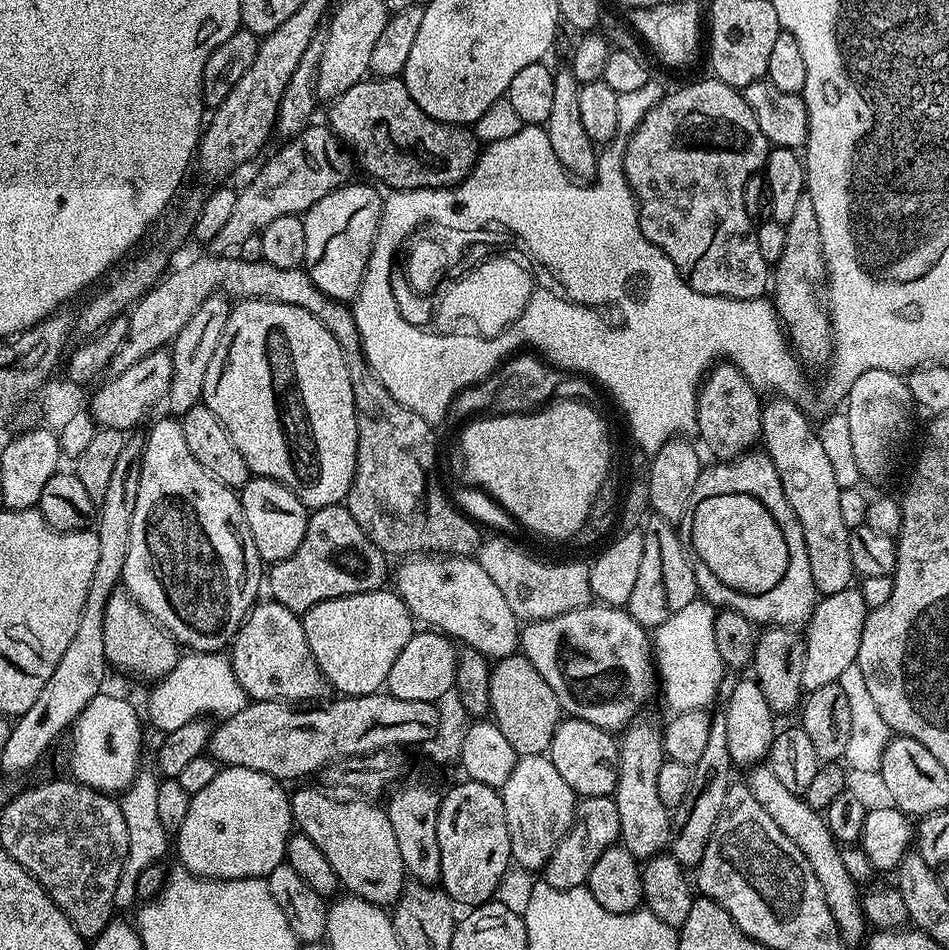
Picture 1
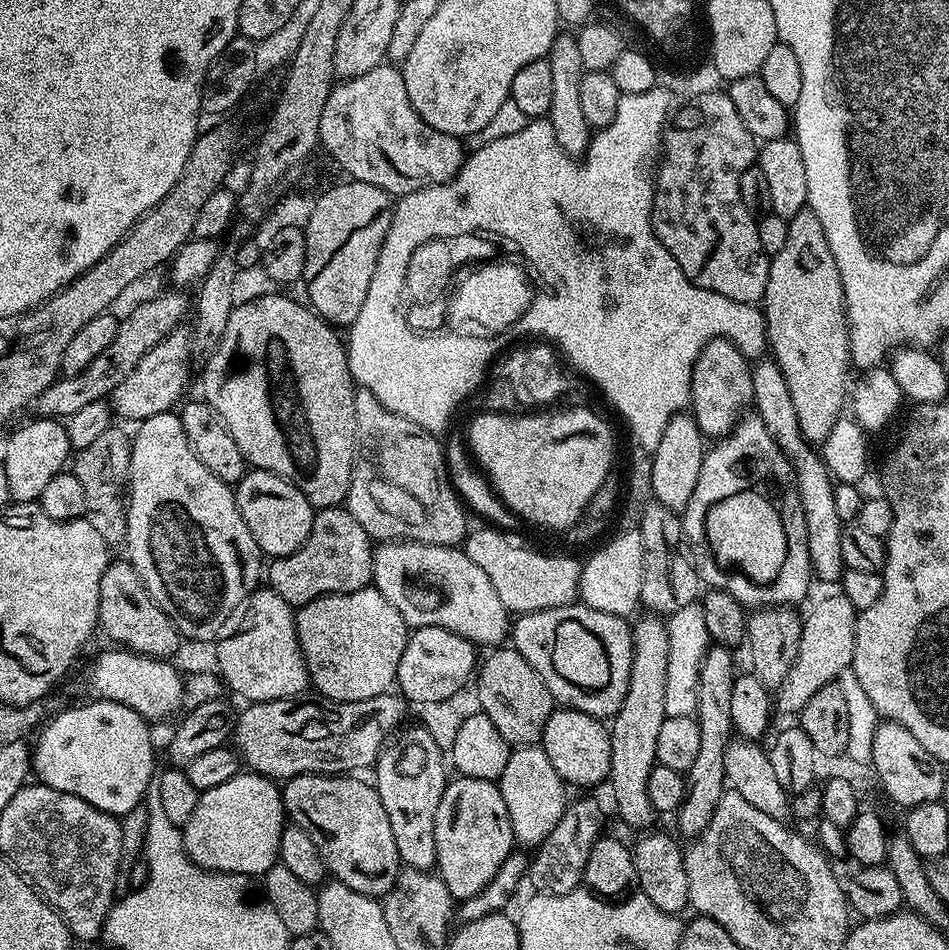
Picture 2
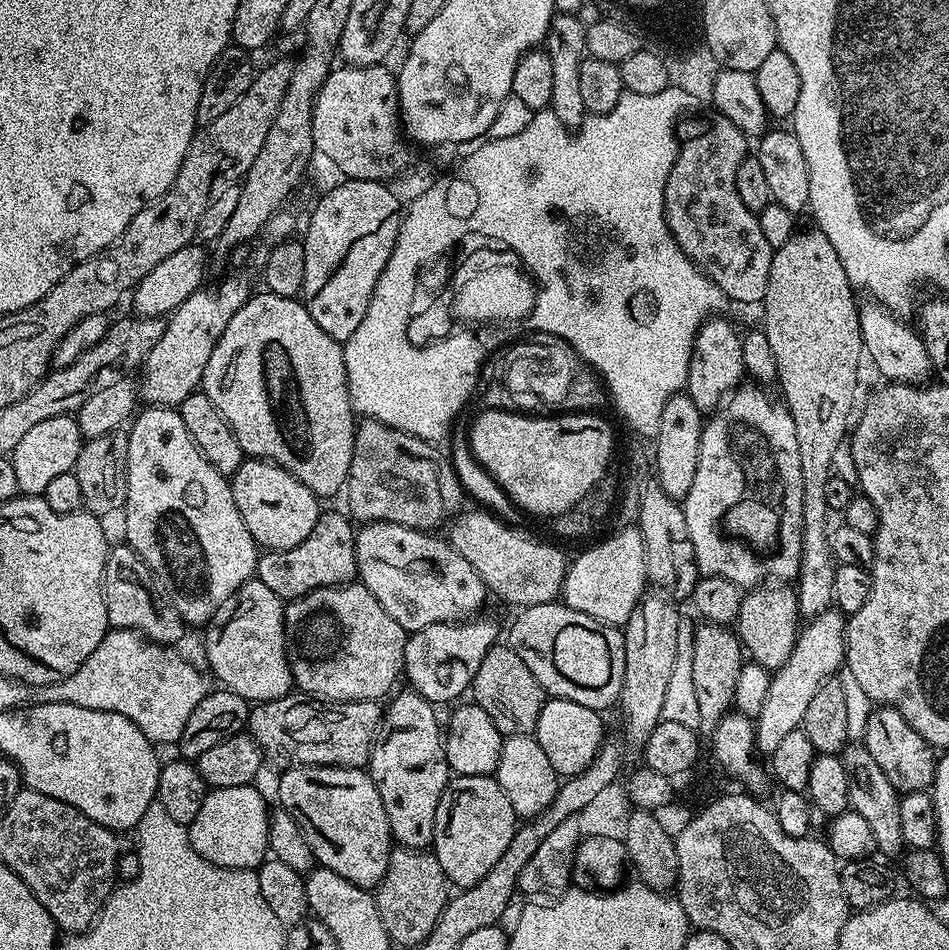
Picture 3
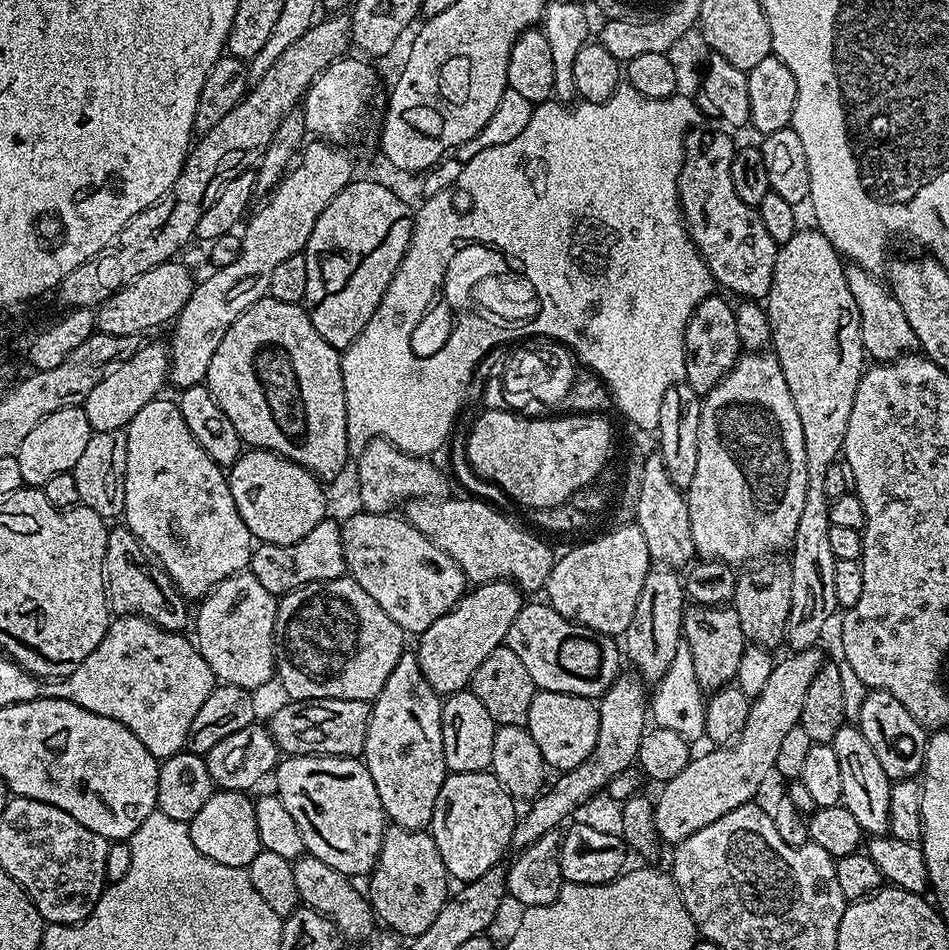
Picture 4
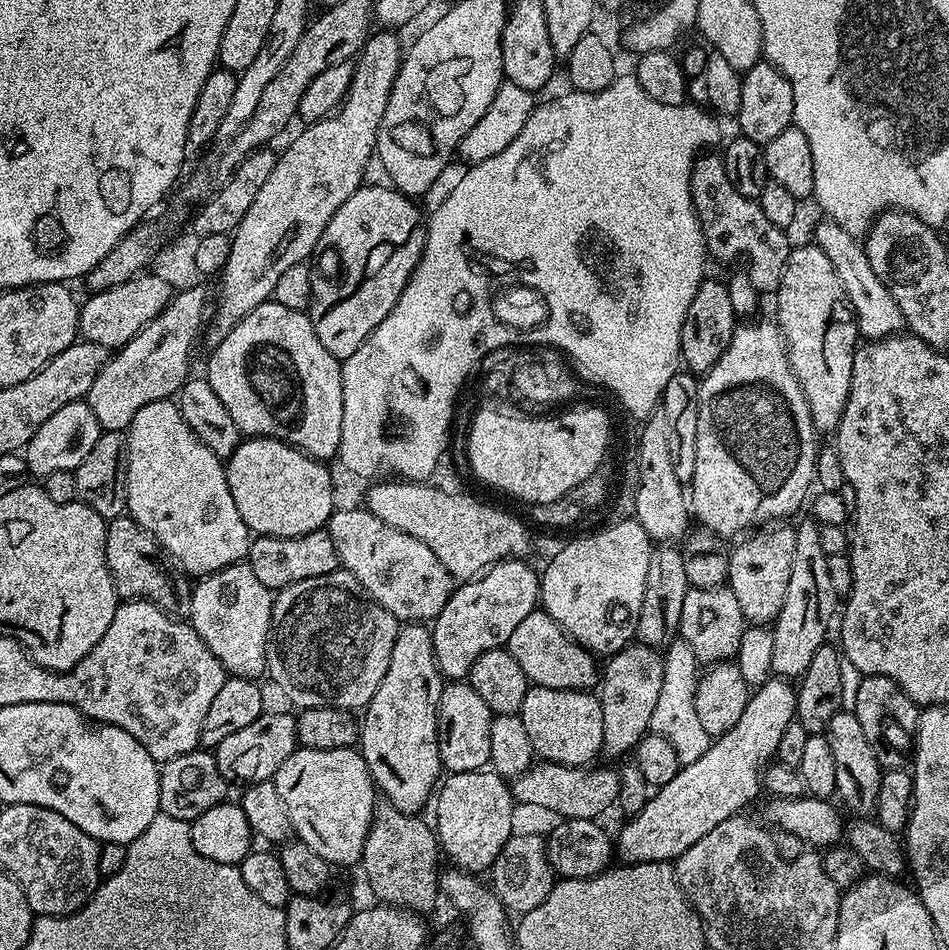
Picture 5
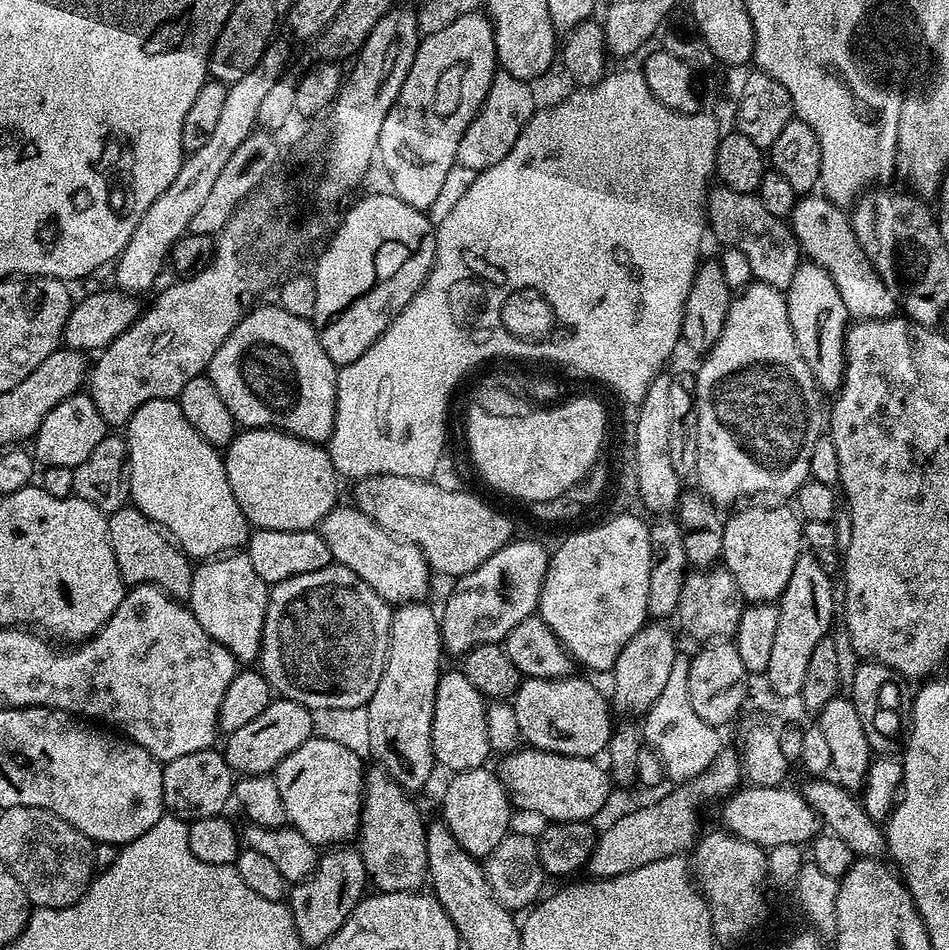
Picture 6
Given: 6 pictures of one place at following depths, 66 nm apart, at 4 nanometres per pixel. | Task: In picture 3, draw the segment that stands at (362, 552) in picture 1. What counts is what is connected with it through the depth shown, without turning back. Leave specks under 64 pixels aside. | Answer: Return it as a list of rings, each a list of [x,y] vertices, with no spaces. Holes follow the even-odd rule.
[[[321,511],[318,522],[314,522],[314,530],[310,530],[298,546],[281,552],[265,551],[257,559],[255,579],[266,582],[266,587],[285,602],[319,588],[337,588],[339,584],[353,583],[357,579],[356,533],[353,521],[341,512]]]

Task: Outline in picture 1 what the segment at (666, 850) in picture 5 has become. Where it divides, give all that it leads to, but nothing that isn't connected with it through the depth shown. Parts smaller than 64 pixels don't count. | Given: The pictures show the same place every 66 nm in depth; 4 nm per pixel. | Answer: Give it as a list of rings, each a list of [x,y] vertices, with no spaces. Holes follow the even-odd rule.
[[[856,586],[825,595],[812,609],[812,614],[806,621],[808,632],[804,636],[802,686],[805,693],[818,690],[818,686],[837,683],[844,671],[856,663],[862,630],[869,611],[859,587]]]

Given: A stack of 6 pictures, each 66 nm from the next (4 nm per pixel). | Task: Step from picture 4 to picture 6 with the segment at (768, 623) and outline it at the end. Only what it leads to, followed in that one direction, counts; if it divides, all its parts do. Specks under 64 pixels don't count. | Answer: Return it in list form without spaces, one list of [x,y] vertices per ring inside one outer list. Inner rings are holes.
[[[764,502],[745,503],[740,506],[745,508],[737,507],[737,512],[725,519],[720,551],[723,567],[738,582],[738,590],[749,605],[779,601],[802,553],[801,517],[791,507],[783,508],[783,503],[760,503]]]

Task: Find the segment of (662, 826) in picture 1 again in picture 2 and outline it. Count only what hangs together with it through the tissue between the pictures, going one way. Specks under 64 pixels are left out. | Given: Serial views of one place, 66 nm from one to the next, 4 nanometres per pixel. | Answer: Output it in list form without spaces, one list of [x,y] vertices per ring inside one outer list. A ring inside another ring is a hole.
[[[637,615],[632,630],[632,666],[628,693],[616,715],[610,720],[610,774],[612,796],[616,799],[616,812],[624,824],[636,830],[648,830],[653,827],[652,819],[658,813],[652,809],[650,794],[646,782],[650,782],[650,770],[657,763],[658,730],[666,716],[666,662],[670,638],[667,623],[659,615]]]

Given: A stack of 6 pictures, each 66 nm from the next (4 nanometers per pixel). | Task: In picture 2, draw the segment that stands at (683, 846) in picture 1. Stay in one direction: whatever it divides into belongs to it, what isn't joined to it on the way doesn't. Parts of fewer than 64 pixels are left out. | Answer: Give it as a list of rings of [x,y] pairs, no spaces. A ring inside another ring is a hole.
[[[719,646],[709,647],[700,671],[700,689],[698,690],[698,706],[696,721],[702,734],[702,746],[698,746],[698,755],[694,757],[694,766],[686,773],[684,797],[674,813],[676,828],[681,837],[695,838],[701,836],[726,790],[726,758],[724,749],[728,747],[734,736],[732,719],[730,718],[730,701],[734,694],[734,682],[738,669],[732,665],[733,649]]]

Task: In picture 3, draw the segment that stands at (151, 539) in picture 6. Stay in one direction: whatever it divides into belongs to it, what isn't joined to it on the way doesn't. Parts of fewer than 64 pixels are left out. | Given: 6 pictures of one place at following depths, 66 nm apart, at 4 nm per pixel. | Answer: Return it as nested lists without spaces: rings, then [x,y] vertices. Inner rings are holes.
[[[127,543],[113,547],[106,558],[104,567],[104,601],[109,625],[113,629],[128,628],[138,632],[147,640],[165,646],[179,645],[183,638],[186,625],[178,614],[178,610],[159,591],[155,592],[144,579],[149,579],[150,573],[143,560]]]

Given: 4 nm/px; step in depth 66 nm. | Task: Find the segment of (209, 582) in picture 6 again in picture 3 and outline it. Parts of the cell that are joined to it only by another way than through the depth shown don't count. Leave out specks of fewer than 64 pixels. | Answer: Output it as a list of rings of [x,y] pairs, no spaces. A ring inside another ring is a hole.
[[[255,578],[240,587],[238,600],[244,603],[244,609],[233,620],[226,621],[221,628],[207,629],[204,656],[213,674],[224,683],[221,685],[227,691],[249,702],[277,700],[280,696],[289,695],[294,685],[284,634],[285,601],[274,594],[274,590],[269,590],[266,582]]]

